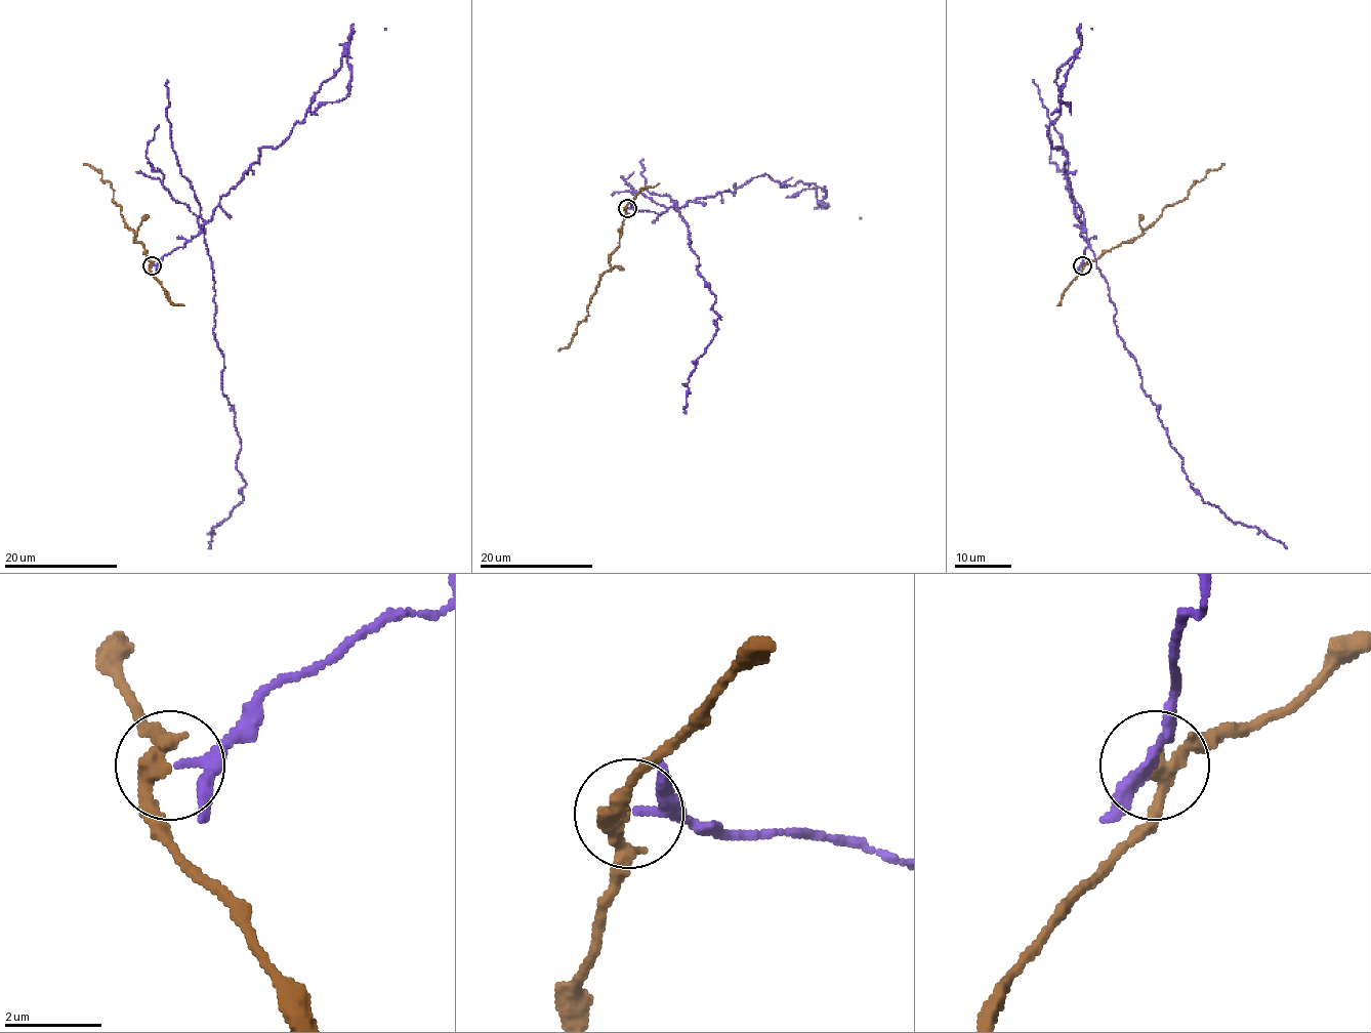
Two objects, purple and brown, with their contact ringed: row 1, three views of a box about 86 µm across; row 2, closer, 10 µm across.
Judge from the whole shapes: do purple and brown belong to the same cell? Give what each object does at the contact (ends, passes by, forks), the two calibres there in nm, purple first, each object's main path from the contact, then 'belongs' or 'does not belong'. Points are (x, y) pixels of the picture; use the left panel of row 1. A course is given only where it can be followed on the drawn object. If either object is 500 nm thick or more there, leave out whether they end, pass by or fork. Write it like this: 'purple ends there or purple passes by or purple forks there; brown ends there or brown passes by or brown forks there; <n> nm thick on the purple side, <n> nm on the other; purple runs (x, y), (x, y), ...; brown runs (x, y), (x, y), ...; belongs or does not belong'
purple passes by; brown passes by; 170 nm thick on the purple side, 320 nm on the other; purple runs (153, 265), (204, 233), (212, 334), (245, 486), (212, 529), (211, 548); brown runs (152, 265), (144, 246), (134, 239), (120, 207), (112, 200), (112, 184), (101, 180), (97, 170), (83, 165); does not belong

